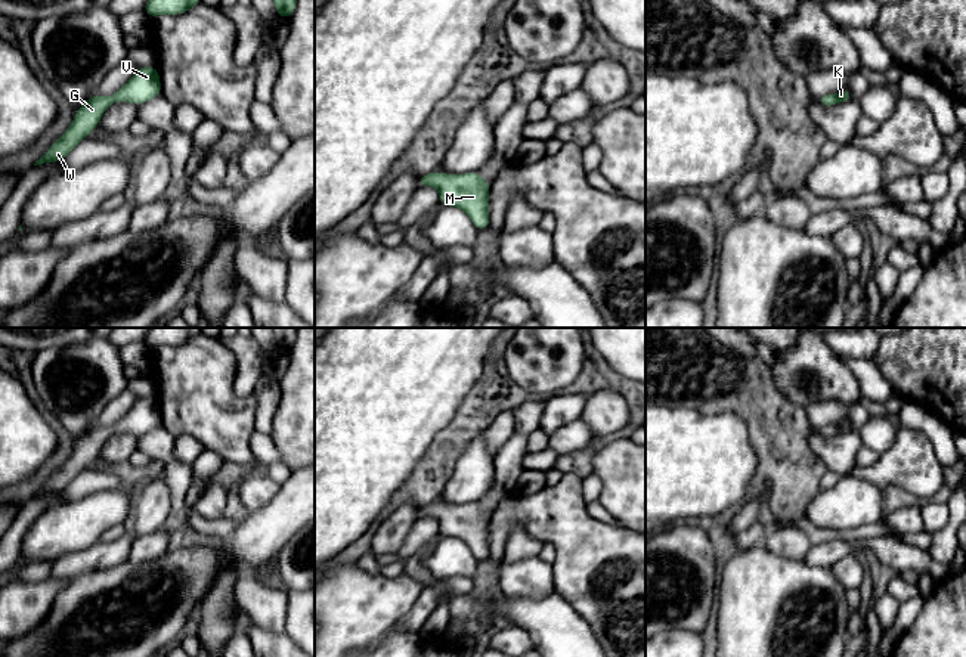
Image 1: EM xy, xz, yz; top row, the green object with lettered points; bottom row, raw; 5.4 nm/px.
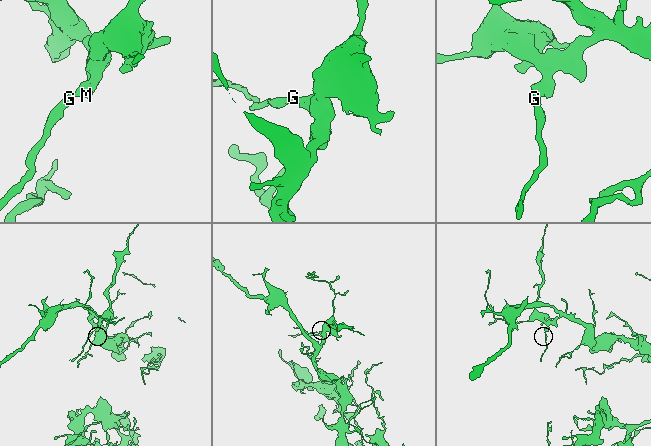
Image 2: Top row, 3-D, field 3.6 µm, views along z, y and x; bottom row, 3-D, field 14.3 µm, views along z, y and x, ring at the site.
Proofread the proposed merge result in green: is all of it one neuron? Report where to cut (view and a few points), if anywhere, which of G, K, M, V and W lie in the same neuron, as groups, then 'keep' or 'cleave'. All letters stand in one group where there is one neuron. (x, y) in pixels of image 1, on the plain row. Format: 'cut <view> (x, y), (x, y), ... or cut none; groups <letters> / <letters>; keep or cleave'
cut none; groups G K M V W; keep

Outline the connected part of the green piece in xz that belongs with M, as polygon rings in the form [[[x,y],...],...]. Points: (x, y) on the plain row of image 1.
[[[439,501],[418,506],[418,518],[434,517],[439,520],[442,537],[458,537],[467,543],[477,561],[487,561],[490,542],[489,515],[477,502],[448,505]]]

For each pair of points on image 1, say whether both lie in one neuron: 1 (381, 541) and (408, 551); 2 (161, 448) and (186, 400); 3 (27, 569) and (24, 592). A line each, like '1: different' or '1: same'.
1: different
2: different
3: different

